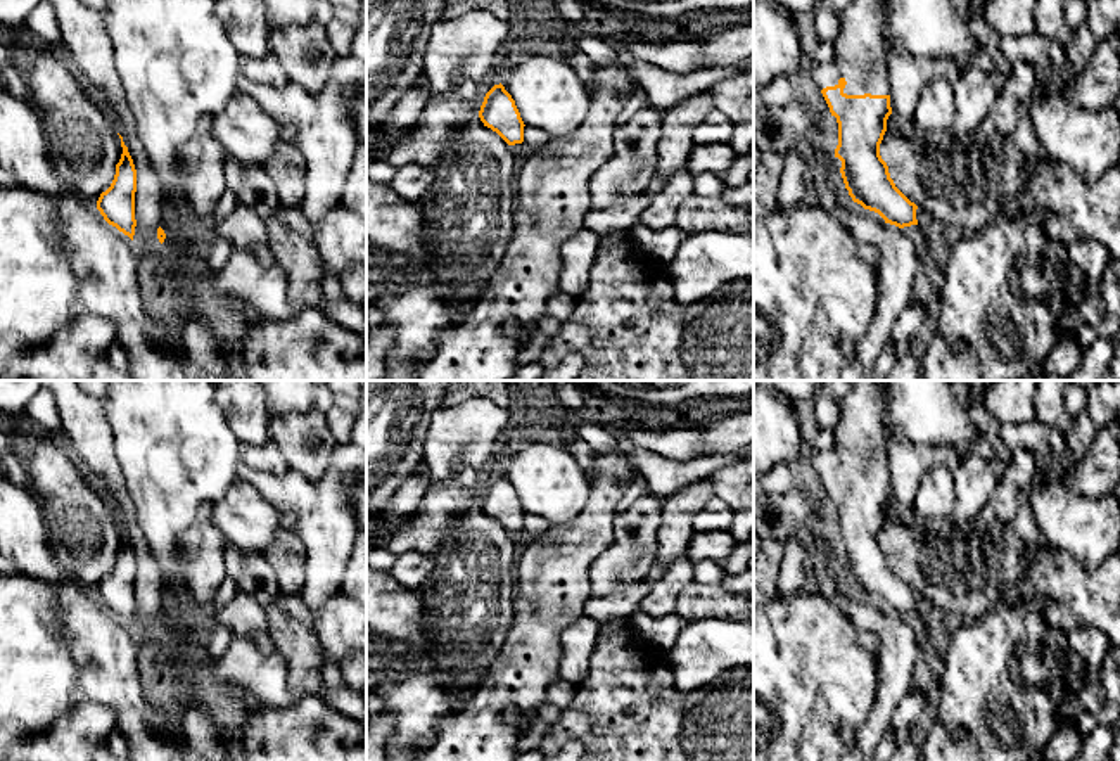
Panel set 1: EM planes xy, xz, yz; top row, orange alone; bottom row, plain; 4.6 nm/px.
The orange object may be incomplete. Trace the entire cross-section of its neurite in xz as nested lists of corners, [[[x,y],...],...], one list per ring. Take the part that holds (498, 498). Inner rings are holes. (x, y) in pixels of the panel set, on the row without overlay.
[[[494,472],[484,484],[479,498],[484,514],[496,519],[508,533],[524,529],[524,508],[505,474]]]

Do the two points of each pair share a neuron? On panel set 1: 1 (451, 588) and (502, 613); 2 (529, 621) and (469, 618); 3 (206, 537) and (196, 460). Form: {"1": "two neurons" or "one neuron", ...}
{"1": "one neuron", "2": "two neurons", "3": "two neurons"}

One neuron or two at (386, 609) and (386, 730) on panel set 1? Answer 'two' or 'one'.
two

